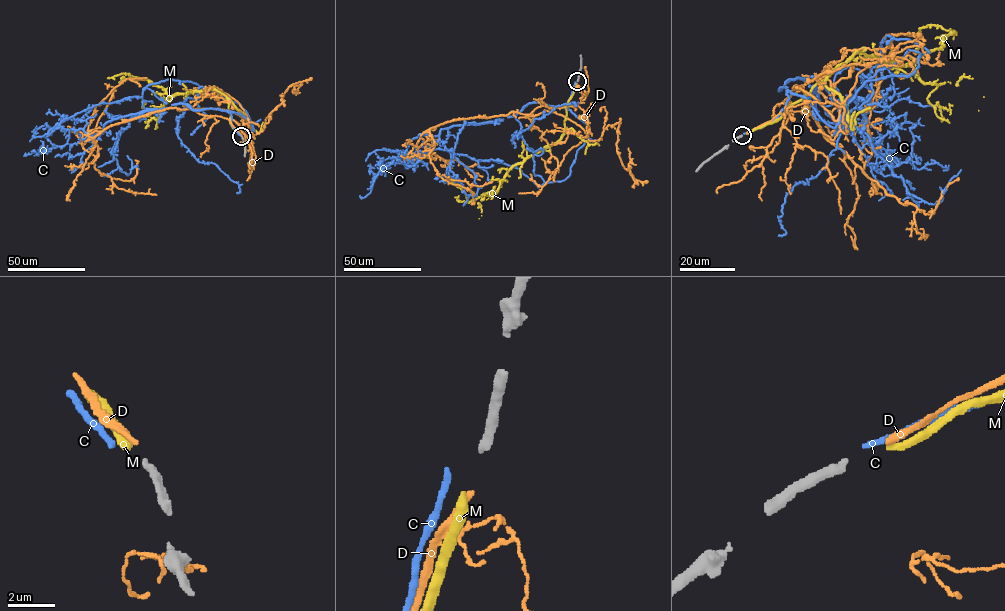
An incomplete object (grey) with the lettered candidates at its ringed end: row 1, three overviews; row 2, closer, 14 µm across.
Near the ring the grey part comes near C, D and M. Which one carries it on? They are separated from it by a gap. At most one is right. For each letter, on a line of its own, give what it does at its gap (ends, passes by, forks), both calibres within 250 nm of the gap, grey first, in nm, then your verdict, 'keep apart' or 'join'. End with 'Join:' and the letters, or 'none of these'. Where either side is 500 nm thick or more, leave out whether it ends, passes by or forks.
C: it ends | 320/240 nm | keep apart
D: it ends | 320/260 nm | keep apart
M: it ends | 320/320 nm | join
Join: M

